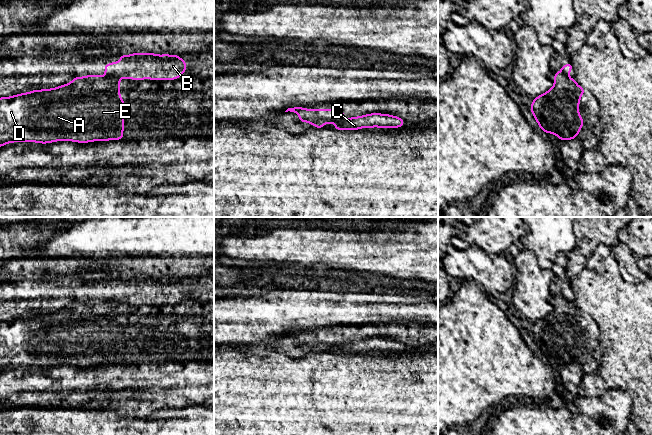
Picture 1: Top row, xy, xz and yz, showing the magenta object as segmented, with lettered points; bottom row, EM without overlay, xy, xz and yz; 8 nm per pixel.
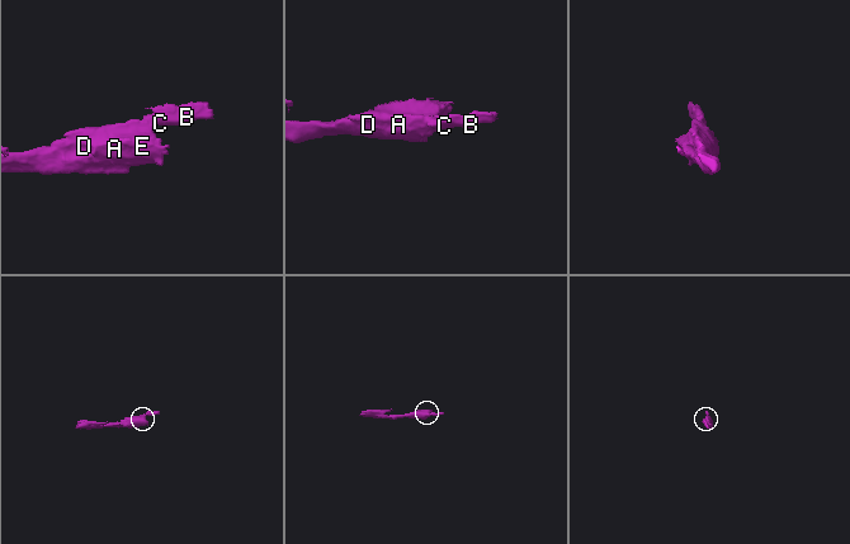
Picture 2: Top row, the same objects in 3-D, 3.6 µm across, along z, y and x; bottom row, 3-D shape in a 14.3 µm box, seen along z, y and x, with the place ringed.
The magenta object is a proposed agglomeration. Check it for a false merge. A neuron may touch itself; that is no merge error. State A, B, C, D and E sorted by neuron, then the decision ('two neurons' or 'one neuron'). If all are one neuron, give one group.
A D E / B C | two neurons

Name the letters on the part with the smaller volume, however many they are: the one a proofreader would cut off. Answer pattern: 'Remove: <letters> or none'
Remove: B, C

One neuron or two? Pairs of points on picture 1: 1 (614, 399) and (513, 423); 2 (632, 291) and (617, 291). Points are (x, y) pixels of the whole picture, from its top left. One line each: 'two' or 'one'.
1: one
2: one

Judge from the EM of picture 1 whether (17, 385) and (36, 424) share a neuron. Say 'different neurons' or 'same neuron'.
different neurons

